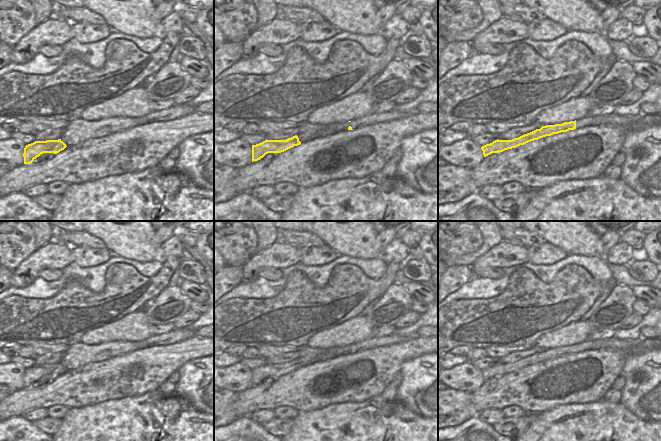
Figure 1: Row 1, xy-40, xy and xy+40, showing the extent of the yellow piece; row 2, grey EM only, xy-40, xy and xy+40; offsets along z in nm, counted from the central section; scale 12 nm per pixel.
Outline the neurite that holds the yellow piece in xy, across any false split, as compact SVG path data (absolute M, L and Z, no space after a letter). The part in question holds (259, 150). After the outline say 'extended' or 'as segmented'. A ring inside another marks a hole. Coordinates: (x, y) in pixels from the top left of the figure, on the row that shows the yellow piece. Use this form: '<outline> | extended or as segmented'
M297 135L286 140L266 139L259 144L252 145L252 162L260 160L268 153L281 153L300 144L301 142Z | as segmented

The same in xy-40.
M46 140L46 141L35 141L28 144L24 148L24 164L32 163L37 157L43 153L54 153L57 154L66 148L66 144L61 140Z | as segmented

